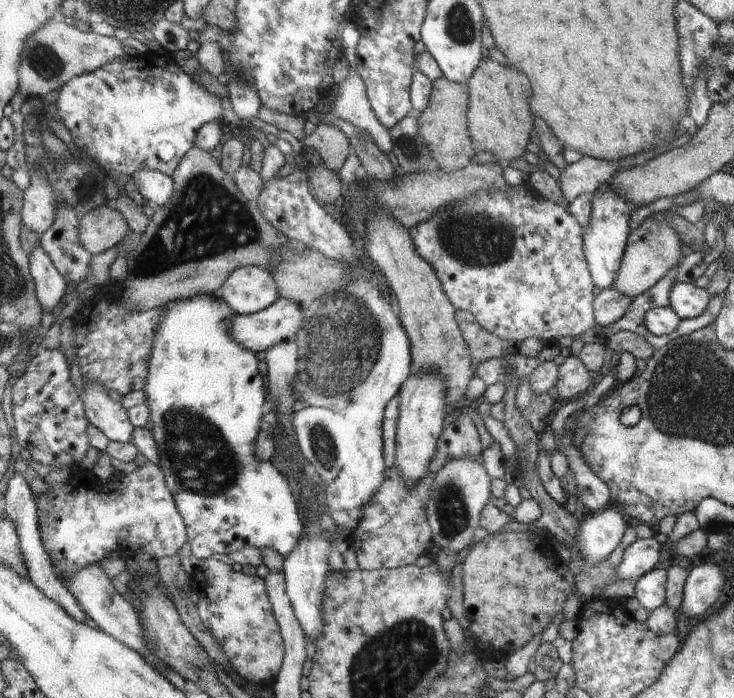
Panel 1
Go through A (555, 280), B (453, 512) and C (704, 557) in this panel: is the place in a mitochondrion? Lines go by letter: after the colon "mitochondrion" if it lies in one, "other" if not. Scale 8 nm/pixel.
A: other
B: mitochondrion
C: other

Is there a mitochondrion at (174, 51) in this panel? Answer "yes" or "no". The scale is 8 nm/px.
no

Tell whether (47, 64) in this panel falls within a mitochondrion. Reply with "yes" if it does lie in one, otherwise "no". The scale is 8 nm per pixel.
yes

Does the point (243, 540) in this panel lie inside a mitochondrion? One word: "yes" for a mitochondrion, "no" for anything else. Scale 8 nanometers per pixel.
no

